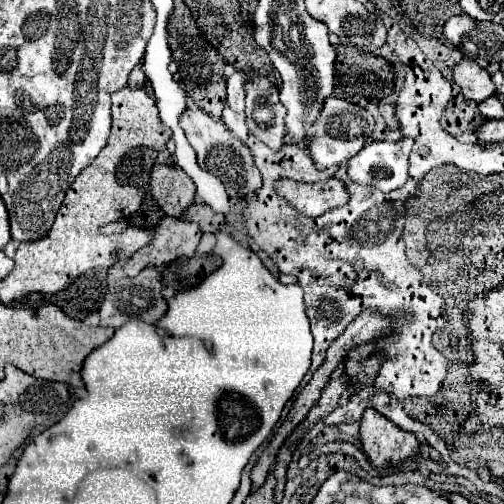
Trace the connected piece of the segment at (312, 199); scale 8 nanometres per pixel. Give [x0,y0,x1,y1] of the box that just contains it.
[274,178,348,218]

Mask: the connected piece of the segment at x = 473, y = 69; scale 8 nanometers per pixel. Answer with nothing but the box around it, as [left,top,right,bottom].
[454,60,494,104]

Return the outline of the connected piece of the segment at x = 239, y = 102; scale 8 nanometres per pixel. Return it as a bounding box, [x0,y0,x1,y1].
[226,72,246,112]

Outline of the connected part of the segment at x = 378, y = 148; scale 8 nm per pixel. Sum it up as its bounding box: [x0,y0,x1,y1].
[348,138,410,192]

